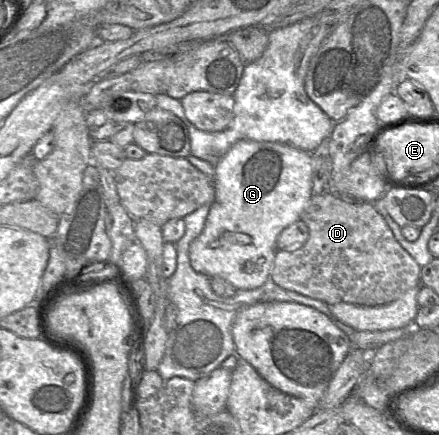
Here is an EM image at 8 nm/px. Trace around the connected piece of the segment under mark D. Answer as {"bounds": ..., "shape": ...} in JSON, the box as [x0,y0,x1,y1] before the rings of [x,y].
{"bounds":[270,191,422,306],"shape":[[[324,191],[311,196],[300,220],[308,227],[309,236],[306,242],[296,249],[277,249],[275,253],[270,278],[281,288],[328,305],[346,302],[361,306],[381,306],[397,300],[411,288],[422,286],[421,267],[395,239],[374,203],[347,199],[337,193]]]}

